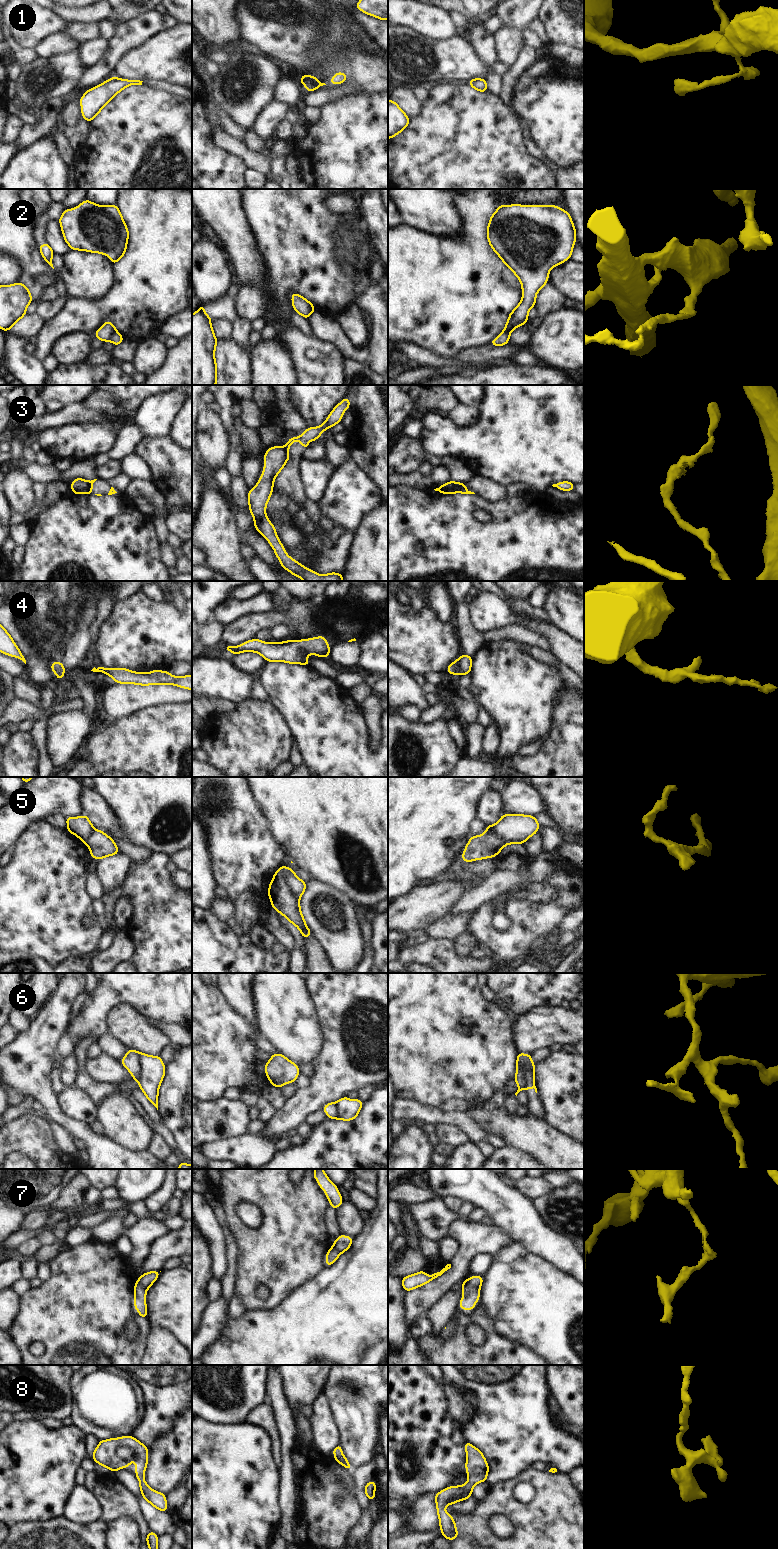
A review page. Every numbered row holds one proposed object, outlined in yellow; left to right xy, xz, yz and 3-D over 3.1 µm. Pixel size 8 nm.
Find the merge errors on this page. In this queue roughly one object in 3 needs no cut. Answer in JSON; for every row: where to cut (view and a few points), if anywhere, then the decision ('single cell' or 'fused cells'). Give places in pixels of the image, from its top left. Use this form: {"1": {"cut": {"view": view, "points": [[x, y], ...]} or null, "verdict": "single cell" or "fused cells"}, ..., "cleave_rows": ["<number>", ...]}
{"1": {"cut": null, "verdict": "single cell"}, "2": {"cut": {"view": "xy", "points": [[116, 330], [108, 340]]}, "verdict": "fused cells"}, "3": {"cut": {"view": "xz", "points": [[283, 447], [287, 460]]}, "verdict": "fused cells"}, "4": {"cut": null, "verdict": "single cell"}, "5": {"cut": {"view": "xz", "points": [[284, 866], [287, 884], [299, 896]]}, "verdict": "fused cells"}, "6": {"cut": {"view": "xy", "points": [[141, 1053], [139, 1056], [140, 1076], [137, 1080]]}, "verdict": "fused cells"}, "7": {"cut": {"view": "xy", "points": [[136, 1281], [146, 1291]]}, "verdict": "fused cells"}, "8": {"cut": null, "verdict": "single cell"}, "cleave_rows": ["2", "3", "5", "6", "7"]}

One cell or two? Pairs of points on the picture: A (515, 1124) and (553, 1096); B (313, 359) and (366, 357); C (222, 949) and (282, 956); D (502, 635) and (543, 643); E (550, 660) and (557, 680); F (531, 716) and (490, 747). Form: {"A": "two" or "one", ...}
{"A": "two", "B": "two", "C": "one", "D": "one", "E": "two", "F": "two"}

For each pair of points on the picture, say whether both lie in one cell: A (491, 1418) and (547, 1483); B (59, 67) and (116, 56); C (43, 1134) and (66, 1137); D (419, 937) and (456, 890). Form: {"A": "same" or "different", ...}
{"A": "different", "B": "different", "C": "different", "D": "different"}

